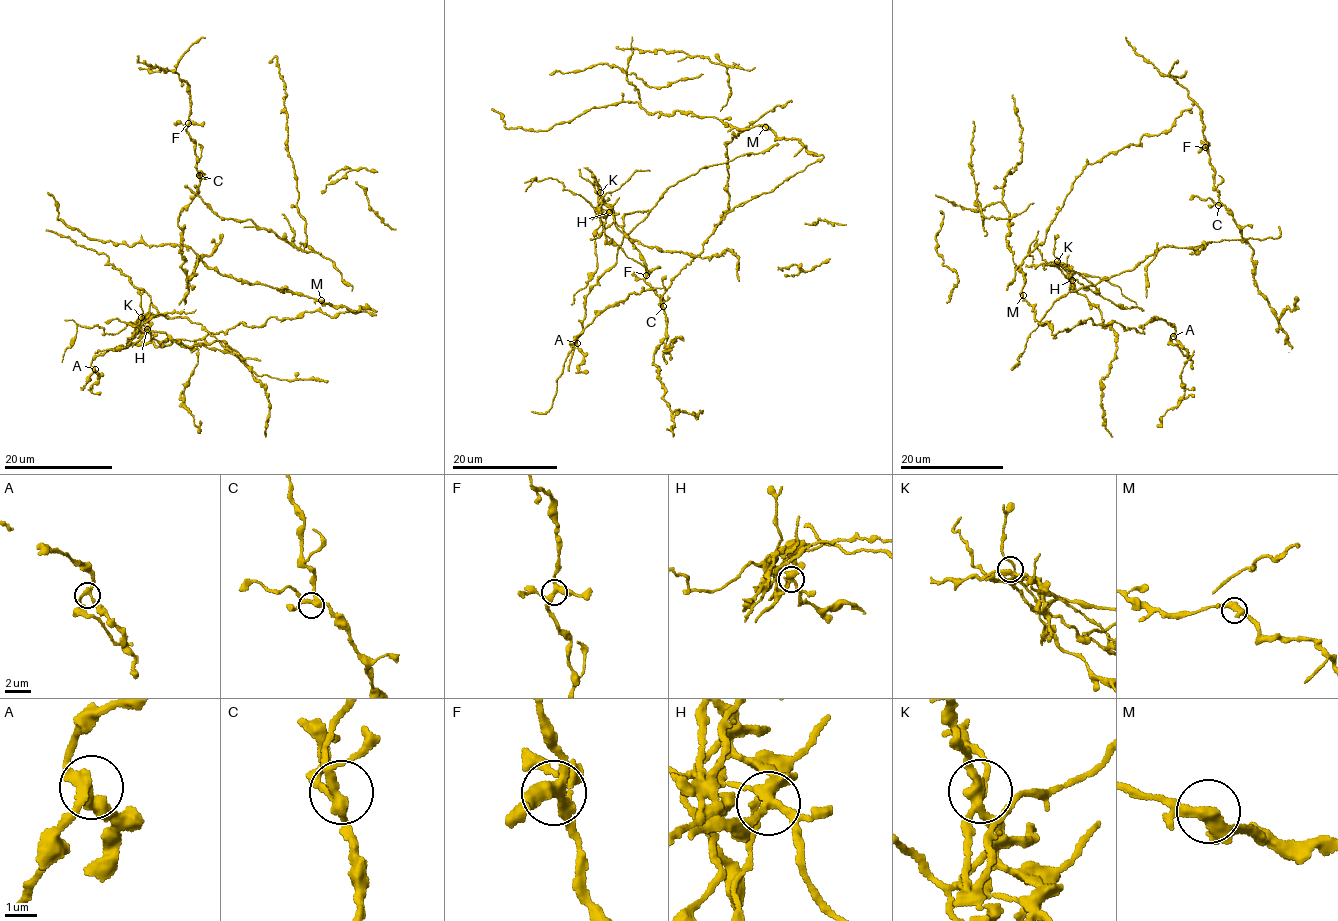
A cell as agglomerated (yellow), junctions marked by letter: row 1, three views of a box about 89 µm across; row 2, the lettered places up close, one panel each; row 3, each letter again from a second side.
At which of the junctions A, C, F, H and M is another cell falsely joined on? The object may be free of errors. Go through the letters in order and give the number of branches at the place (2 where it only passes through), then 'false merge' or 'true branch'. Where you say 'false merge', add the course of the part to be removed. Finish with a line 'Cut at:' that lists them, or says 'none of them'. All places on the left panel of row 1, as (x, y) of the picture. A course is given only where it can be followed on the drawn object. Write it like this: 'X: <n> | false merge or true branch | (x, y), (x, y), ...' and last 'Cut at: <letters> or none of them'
A: 3 | true branch
C: 4 | true branch
F: 4 | true branch
H: 4 | false merge | (146, 329), (131, 322), (117, 333), (103, 335), (97, 325), (76, 326), (76, 338), (62, 362)
M: 3 | true branch
Cut at: H

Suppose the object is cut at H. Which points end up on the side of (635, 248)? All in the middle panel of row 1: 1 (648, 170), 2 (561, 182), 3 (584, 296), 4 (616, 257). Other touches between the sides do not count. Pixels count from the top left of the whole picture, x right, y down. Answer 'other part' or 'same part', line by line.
1: other part
2: other part
3: same part
4: same part

